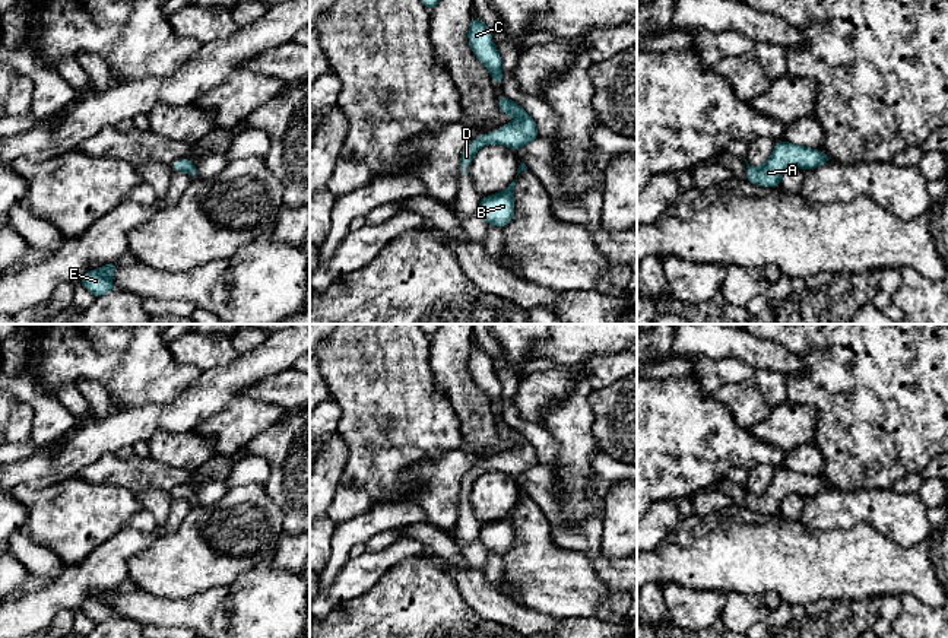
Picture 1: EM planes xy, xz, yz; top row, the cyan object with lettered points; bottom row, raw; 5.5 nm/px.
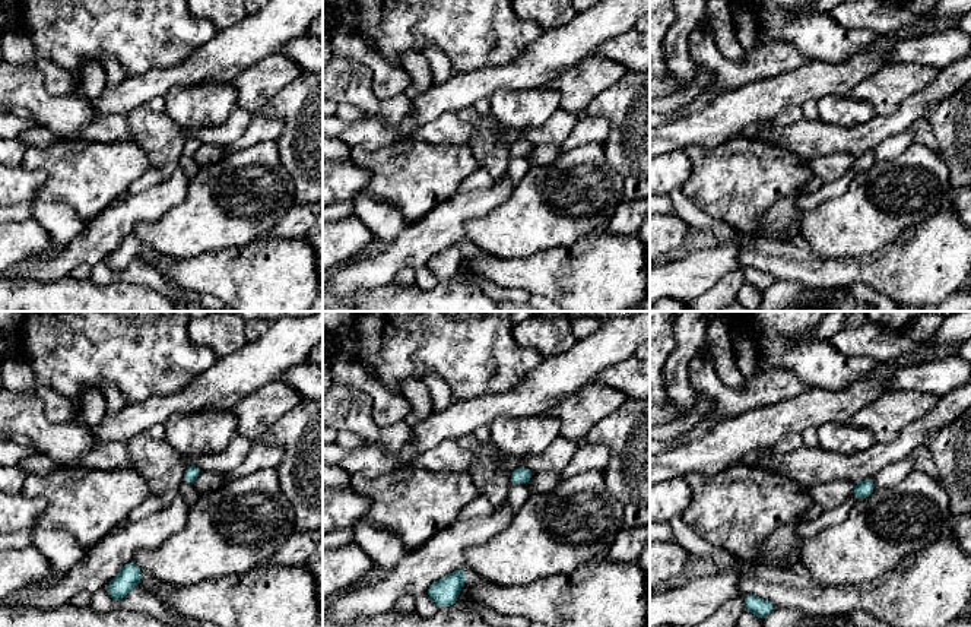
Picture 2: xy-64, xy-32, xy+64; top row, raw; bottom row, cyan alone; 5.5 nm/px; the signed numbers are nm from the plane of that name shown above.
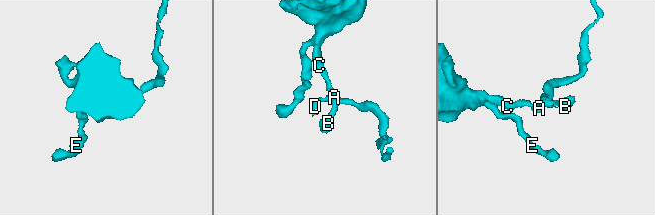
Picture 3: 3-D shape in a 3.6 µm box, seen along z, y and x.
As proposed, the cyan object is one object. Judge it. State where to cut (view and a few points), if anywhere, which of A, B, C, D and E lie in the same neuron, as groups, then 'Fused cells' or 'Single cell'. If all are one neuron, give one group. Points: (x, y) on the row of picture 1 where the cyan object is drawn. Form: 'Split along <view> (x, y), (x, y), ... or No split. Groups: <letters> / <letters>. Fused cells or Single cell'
No split. Groups: A B C D E. Single cell

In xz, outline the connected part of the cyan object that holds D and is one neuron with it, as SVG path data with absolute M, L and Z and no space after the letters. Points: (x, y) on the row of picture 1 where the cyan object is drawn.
M504 93L498 99L498 108L504 114L517 115L519 120L502 126L494 134L479 134L470 145L467 145L462 152L460 177L463 174L463 168L470 166L478 149L497 143L508 146L514 150L539 137L535 120L520 105L510 101Z

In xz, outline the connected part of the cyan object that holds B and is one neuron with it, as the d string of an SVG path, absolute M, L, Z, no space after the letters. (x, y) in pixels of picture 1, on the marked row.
M516 180L501 193L479 200L478 212L488 225L502 228L513 219L514 215L514 193Z

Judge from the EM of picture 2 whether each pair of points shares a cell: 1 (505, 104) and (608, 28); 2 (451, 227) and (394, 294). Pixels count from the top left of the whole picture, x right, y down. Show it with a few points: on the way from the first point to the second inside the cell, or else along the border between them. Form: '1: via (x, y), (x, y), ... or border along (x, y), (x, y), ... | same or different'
1: border along (545, 85), (498, 89), (492, 95) | different
2: border along (393, 279), (371, 290), (359, 290) | different

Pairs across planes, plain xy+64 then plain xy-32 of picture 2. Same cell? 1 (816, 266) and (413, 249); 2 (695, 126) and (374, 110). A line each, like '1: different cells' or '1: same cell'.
1: different cells
2: different cells

